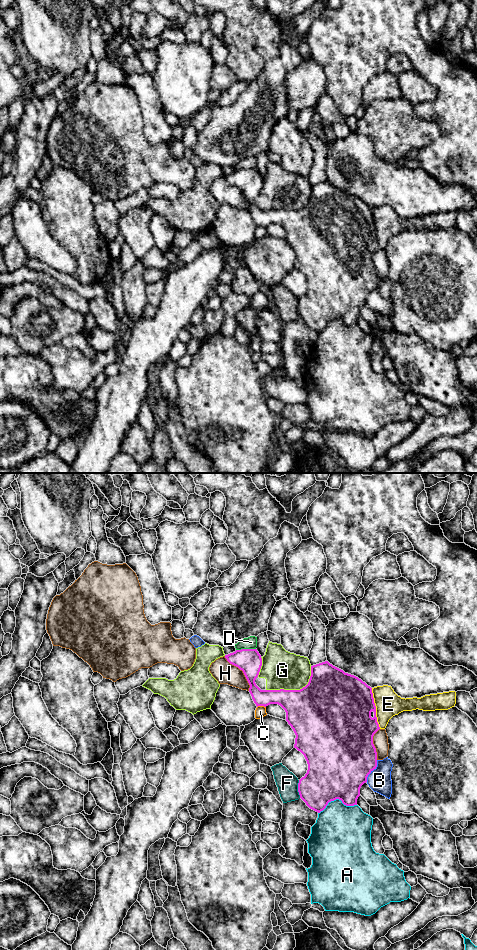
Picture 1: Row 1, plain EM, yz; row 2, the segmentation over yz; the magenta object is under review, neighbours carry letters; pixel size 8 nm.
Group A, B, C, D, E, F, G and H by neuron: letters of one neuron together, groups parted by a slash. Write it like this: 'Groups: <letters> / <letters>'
Groups: A / B / C / D / E / F / G / H

